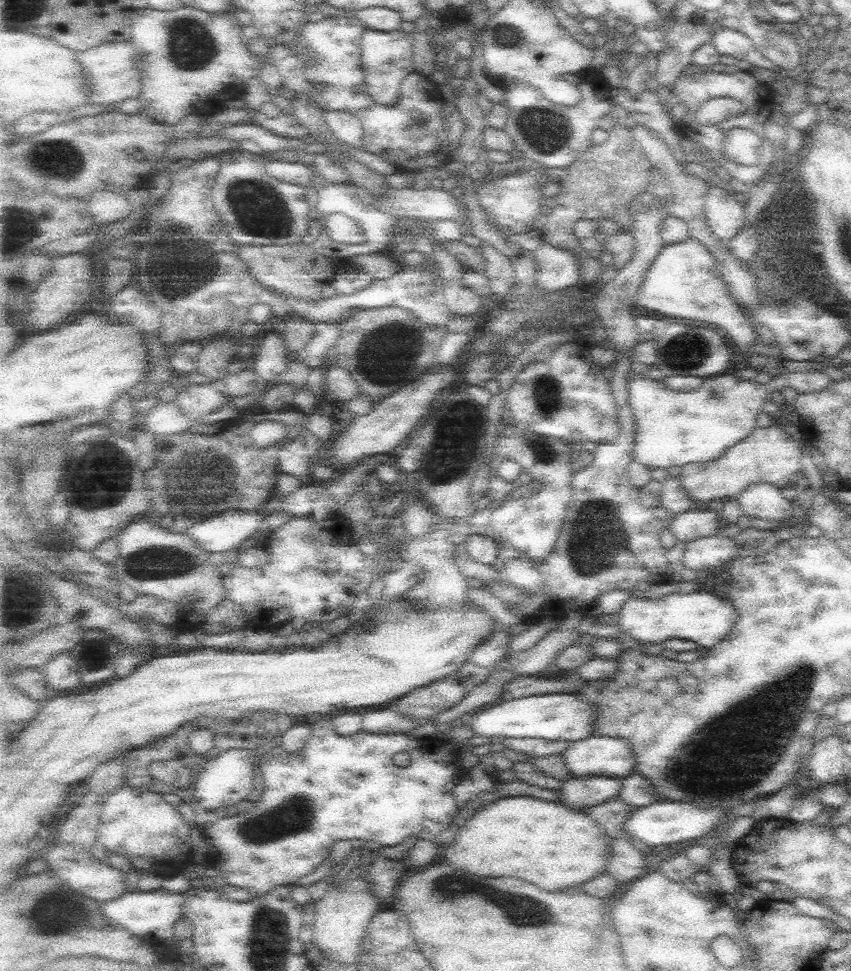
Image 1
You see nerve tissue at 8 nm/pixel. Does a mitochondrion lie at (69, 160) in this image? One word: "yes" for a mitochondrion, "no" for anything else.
yes

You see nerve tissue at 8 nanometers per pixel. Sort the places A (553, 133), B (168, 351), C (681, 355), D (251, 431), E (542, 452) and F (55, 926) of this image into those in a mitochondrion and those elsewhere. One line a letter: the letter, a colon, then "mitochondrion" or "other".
A: mitochondrion
B: other
C: mitochondrion
D: other
E: mitochondrion
F: other

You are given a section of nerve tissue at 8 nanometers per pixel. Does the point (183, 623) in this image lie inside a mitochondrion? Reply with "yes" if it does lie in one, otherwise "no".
no

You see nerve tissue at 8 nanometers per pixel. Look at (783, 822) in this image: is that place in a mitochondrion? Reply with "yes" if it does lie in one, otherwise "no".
no

